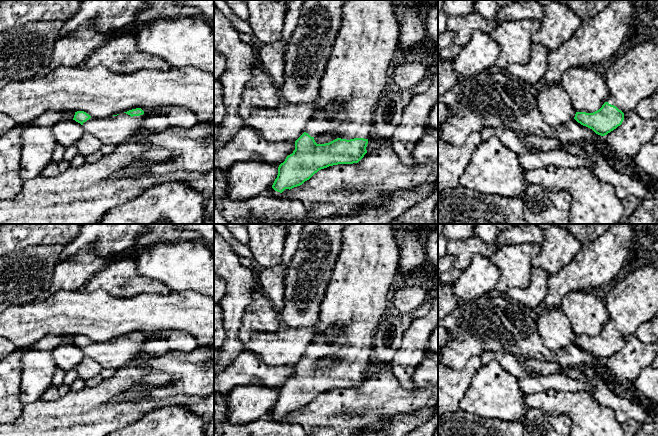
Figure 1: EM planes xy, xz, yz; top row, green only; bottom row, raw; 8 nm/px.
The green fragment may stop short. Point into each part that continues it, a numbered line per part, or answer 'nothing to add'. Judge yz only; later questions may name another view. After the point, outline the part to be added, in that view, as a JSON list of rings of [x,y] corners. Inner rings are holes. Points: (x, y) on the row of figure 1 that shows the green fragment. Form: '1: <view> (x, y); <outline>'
1: yz (633, 77); [[[658,34],[647,41],[634,46],[615,62],[603,74],[608,86],[607,102],[623,113],[635,110],[637,104],[655,94],[658,90]]]

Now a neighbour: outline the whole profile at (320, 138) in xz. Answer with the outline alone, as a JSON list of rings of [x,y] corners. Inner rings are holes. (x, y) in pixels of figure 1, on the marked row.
[[[329,133],[329,134],[318,134],[314,137],[314,140],[317,144],[325,144],[329,143],[338,138],[336,133]]]

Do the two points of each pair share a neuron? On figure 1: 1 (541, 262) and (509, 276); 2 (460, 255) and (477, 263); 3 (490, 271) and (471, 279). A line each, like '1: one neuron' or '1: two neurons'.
1: two neurons
2: two neurons
3: one neuron

